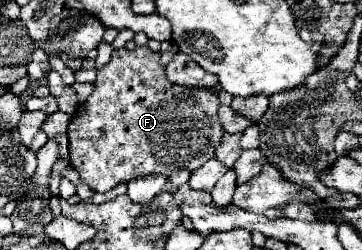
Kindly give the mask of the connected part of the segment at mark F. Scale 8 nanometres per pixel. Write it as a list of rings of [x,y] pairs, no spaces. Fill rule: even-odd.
[[[142,46],[142,48],[134,48],[134,50],[128,50],[126,48],[120,48],[120,50],[114,50],[112,52],[112,60],[102,68],[98,70],[96,74],[96,82],[94,82],[94,90],[92,94],[88,96],[88,100],[84,104],[78,104],[76,108],[76,114],[72,116],[72,122],[68,126],[68,144],[70,144],[70,164],[76,168],[76,172],[80,174],[82,182],[86,182],[88,186],[92,186],[94,192],[108,192],[112,188],[116,188],[118,184],[122,182],[128,182],[132,178],[138,178],[138,176],[146,176],[146,174],[162,174],[162,176],[170,176],[176,168],[188,168],[188,170],[196,170],[200,168],[206,160],[210,160],[214,156],[214,150],[218,148],[220,144],[220,136],[222,136],[222,126],[220,126],[220,120],[218,120],[218,92],[204,92],[204,88],[192,88],[192,92],[188,92],[186,88],[176,88],[176,84],[168,84],[166,76],[164,76],[164,68],[160,66],[160,54],[154,54],[150,48]]]

